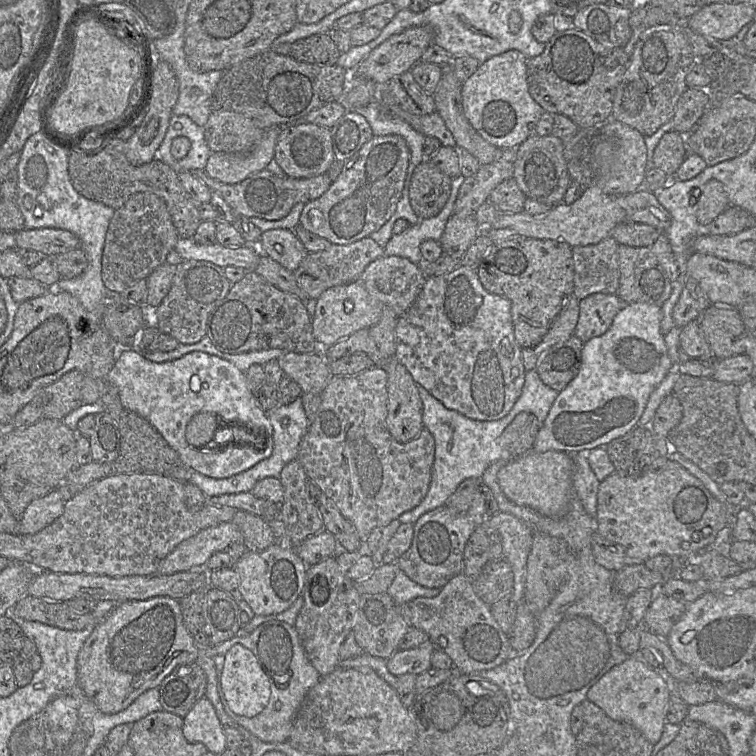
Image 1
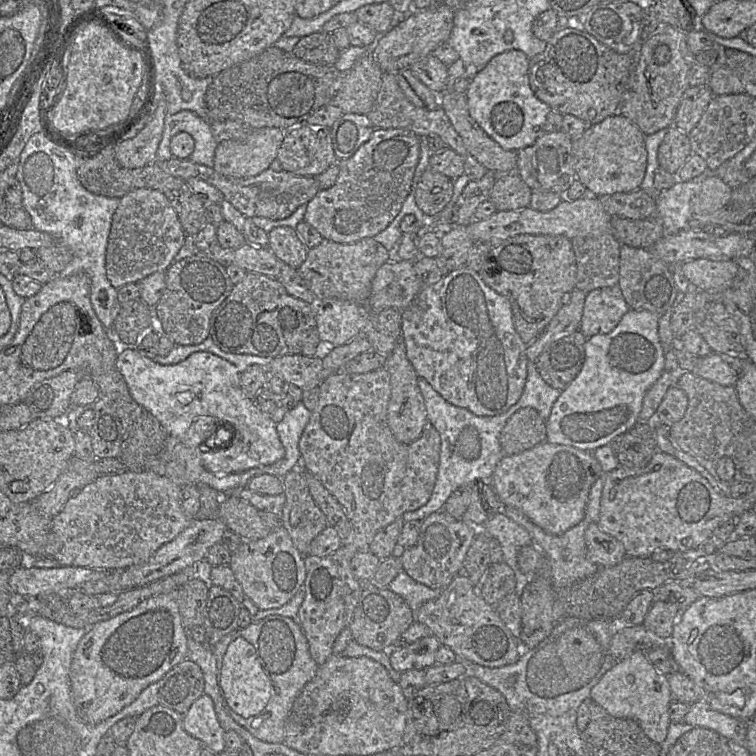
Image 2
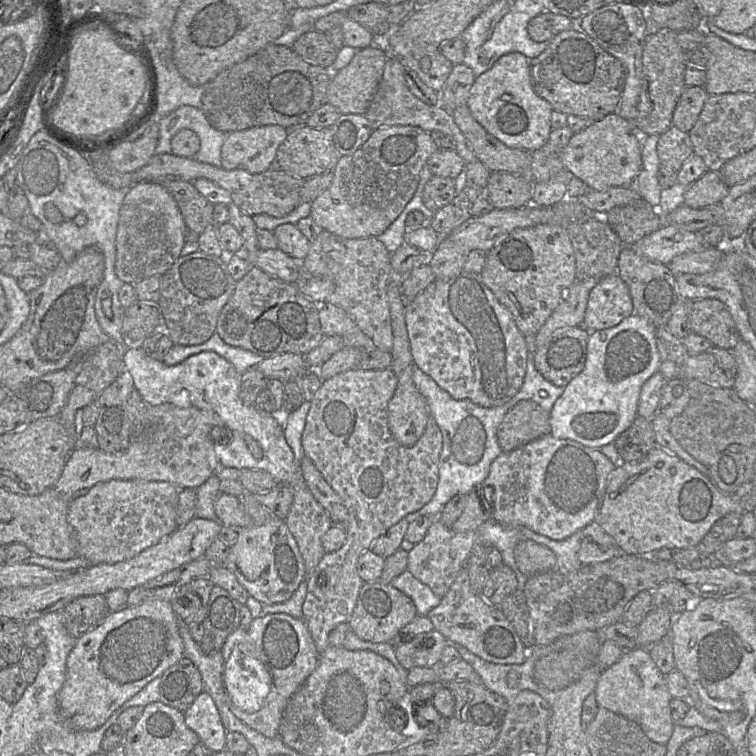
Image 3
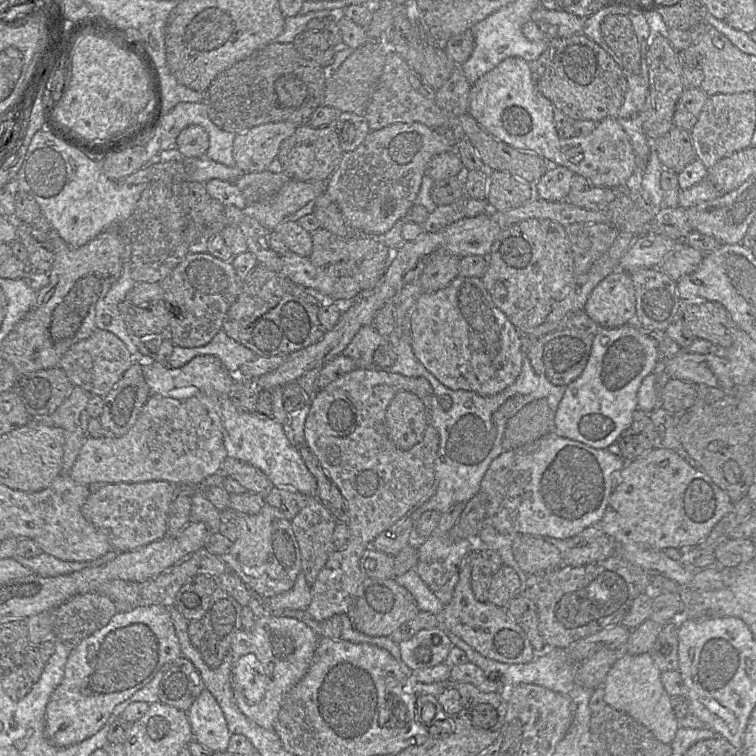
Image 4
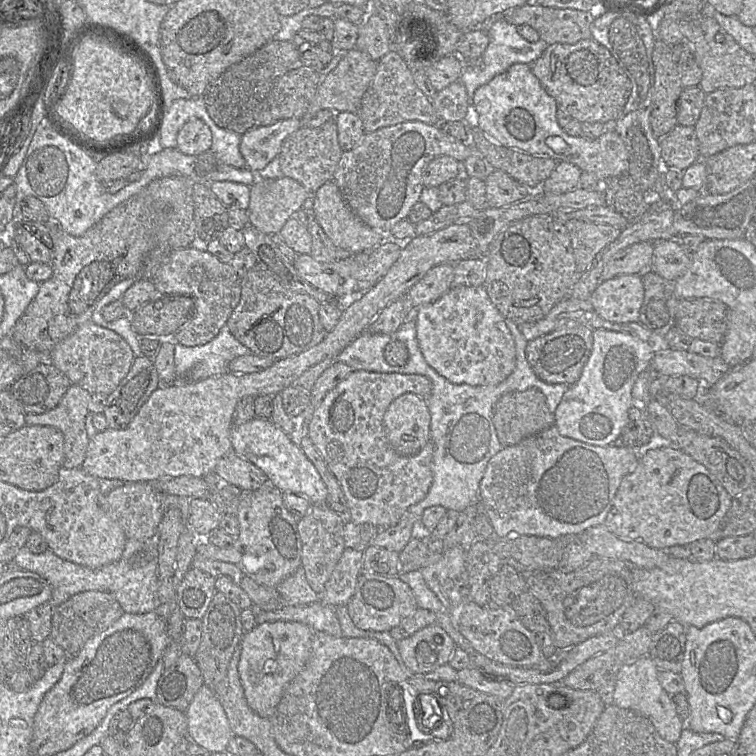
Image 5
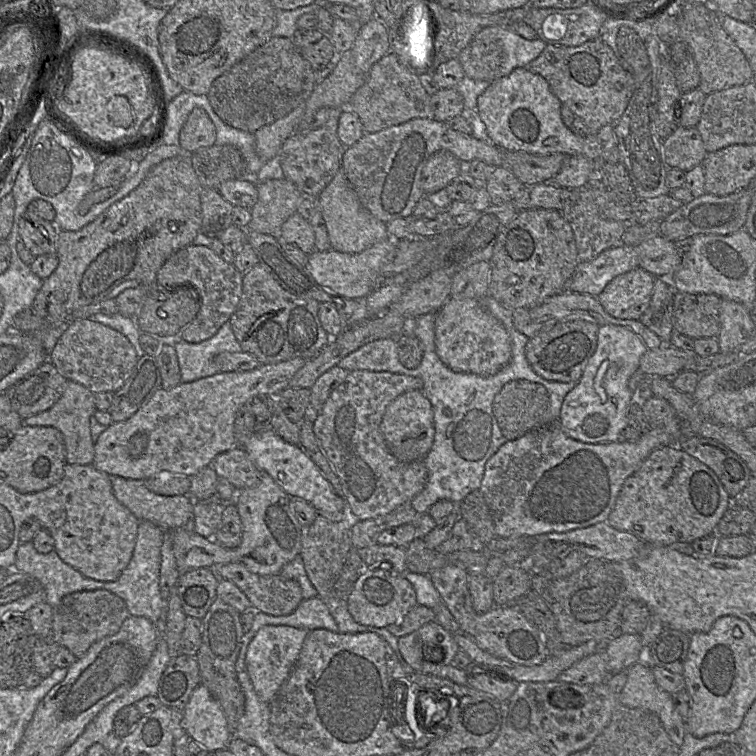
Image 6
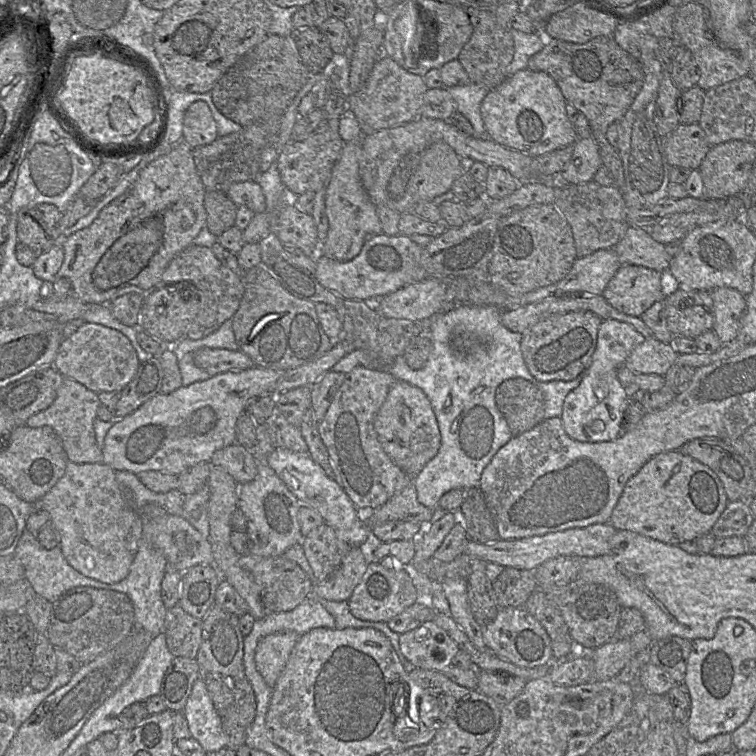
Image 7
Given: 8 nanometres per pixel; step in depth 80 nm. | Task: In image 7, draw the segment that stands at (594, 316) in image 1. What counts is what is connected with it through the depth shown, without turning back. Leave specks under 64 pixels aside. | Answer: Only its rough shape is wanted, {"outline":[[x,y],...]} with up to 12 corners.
{"outline":[[622,265],[603,296],[640,317],[667,295],[667,273]]}

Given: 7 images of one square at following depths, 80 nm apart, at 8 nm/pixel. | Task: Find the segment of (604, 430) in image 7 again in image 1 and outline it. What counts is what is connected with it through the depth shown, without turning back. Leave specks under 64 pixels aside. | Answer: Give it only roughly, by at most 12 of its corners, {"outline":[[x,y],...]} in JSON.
{"outline":[[624,304],[532,451],[605,447],[675,369],[662,307]]}

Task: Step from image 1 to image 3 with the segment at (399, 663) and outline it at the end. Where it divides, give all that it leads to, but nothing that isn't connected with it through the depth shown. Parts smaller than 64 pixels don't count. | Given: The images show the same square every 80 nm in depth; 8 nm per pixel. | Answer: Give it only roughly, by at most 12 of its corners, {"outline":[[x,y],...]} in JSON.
{"outline":[[437,630],[395,647],[407,670],[440,663],[448,641]]}

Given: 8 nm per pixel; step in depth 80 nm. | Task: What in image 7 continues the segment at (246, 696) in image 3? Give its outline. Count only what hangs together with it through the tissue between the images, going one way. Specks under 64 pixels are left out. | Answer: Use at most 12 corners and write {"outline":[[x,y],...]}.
{"outline":[[267,635],[255,651],[256,668],[275,686],[299,636]]}

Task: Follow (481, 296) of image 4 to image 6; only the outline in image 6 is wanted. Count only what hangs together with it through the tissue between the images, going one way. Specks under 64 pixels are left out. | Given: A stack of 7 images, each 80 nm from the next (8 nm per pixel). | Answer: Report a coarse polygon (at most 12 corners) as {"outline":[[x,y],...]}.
{"outline":[[479,299],[436,312],[435,349],[483,377],[512,357],[508,332]]}

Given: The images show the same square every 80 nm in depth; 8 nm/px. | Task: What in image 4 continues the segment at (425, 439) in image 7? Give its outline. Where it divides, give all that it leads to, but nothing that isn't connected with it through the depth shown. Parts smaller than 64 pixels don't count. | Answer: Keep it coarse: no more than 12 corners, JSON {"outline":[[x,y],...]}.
{"outline":[[398,392],[386,410],[387,433],[409,450],[427,428],[423,401]]}

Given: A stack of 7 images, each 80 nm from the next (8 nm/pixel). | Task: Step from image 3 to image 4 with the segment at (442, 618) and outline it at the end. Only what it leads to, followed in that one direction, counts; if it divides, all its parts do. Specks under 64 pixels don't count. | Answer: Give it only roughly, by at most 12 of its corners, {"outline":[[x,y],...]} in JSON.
{"outline":[[463,558],[438,626],[503,663],[538,654],[506,607],[478,601]]}

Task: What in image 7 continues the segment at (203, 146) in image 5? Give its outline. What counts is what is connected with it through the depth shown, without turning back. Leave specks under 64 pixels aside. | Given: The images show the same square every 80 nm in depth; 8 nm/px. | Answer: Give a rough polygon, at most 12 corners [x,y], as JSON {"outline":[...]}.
{"outline":[[192,103],[182,141],[194,150],[217,137],[208,105]]}

